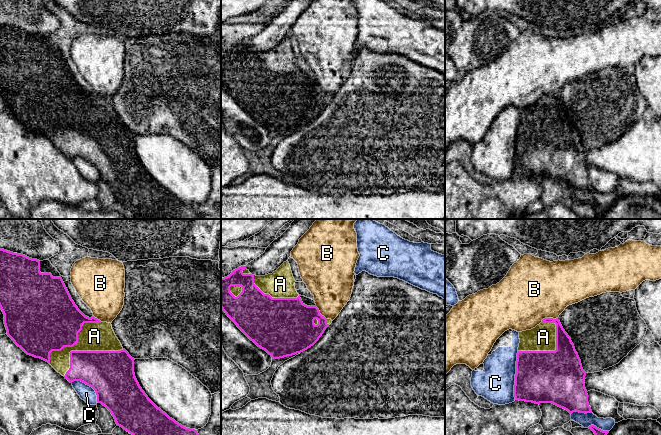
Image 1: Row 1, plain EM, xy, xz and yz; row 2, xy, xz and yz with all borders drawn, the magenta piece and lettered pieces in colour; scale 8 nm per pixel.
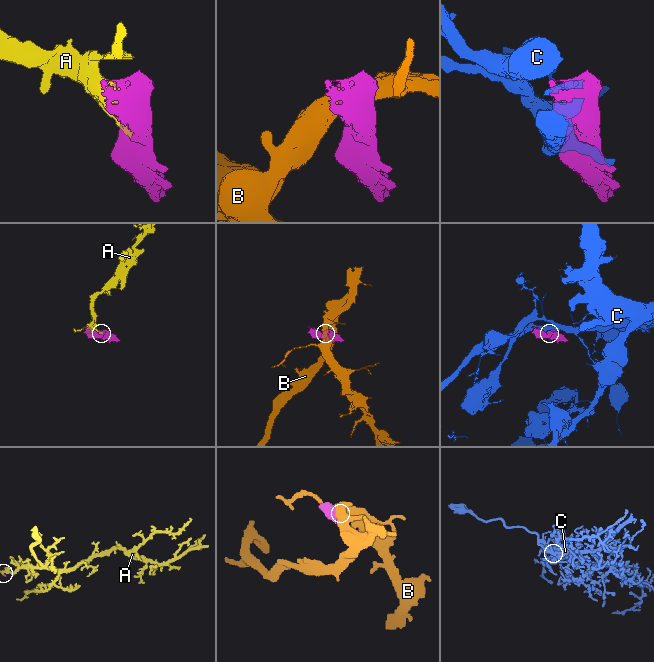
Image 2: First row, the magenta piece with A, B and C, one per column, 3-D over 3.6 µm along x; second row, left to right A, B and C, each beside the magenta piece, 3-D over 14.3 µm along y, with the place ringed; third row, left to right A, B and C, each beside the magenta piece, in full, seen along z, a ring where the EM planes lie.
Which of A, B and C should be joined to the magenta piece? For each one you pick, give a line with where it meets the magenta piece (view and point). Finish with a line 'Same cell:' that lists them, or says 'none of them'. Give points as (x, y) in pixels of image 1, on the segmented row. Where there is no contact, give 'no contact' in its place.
A: yz (549, 351)
Same cell: A

